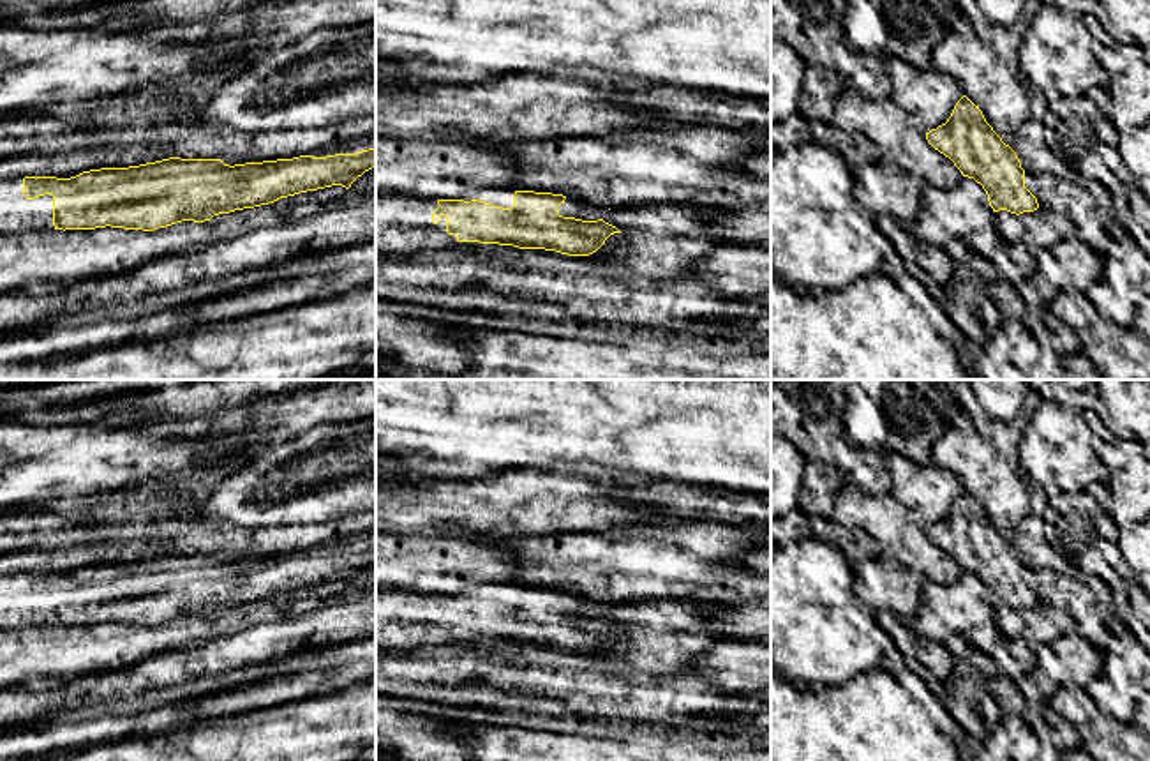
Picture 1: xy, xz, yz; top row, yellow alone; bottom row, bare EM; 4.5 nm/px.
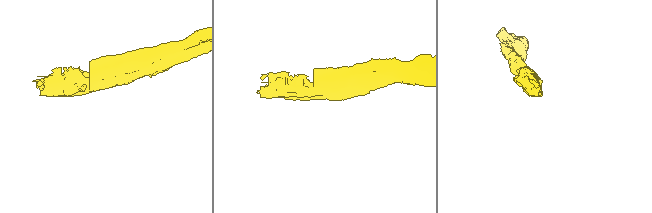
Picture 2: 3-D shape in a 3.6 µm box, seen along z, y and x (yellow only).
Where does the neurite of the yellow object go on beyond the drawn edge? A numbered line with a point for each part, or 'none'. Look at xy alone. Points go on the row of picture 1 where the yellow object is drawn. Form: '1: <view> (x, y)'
1: xy (18, 214)

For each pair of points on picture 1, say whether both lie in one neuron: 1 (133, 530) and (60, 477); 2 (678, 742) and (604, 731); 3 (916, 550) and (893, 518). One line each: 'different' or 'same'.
1: different
2: same
3: same

